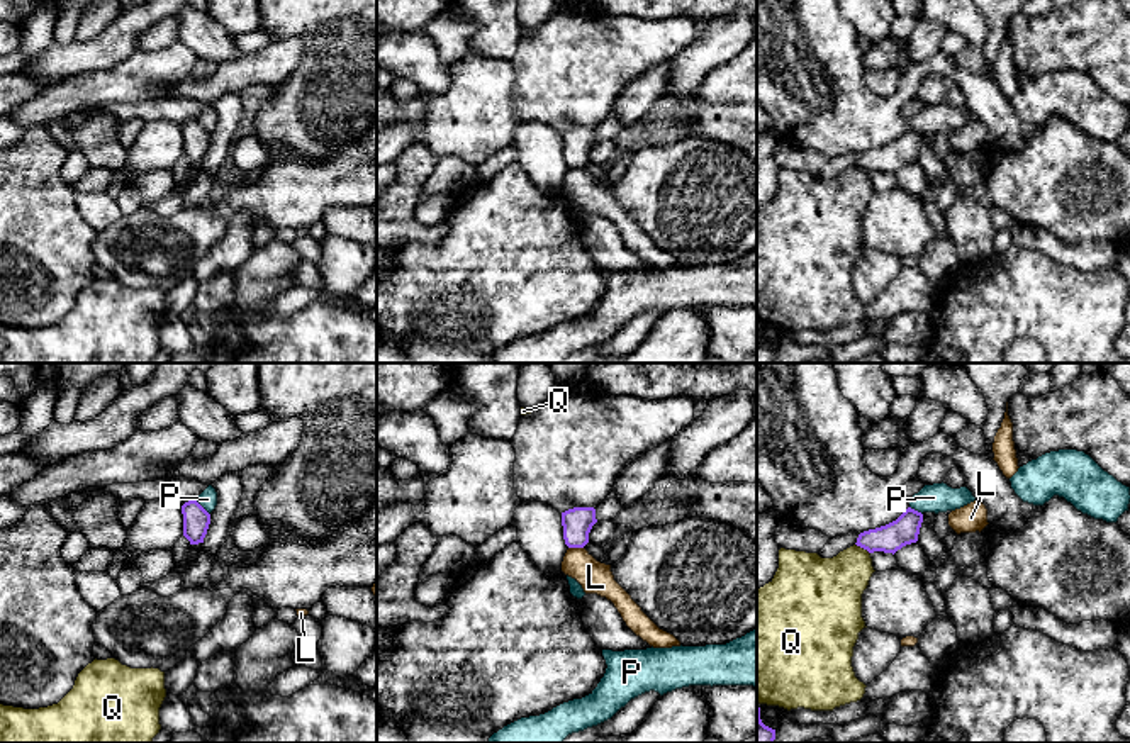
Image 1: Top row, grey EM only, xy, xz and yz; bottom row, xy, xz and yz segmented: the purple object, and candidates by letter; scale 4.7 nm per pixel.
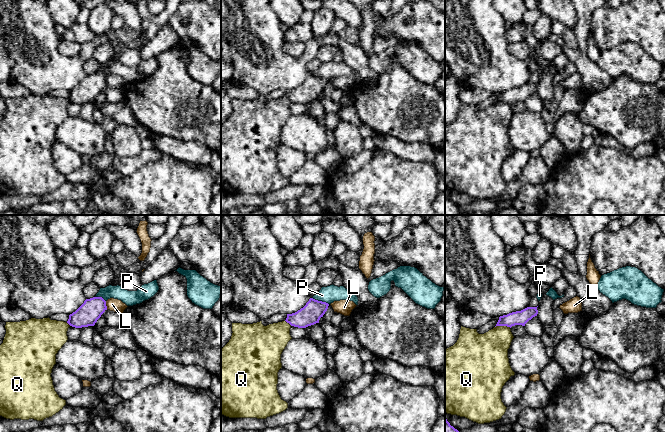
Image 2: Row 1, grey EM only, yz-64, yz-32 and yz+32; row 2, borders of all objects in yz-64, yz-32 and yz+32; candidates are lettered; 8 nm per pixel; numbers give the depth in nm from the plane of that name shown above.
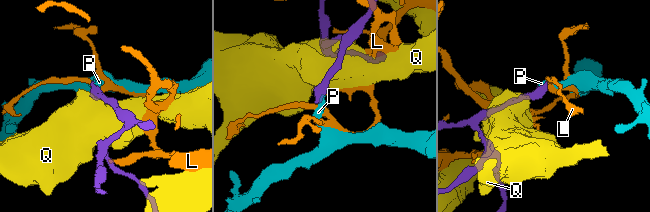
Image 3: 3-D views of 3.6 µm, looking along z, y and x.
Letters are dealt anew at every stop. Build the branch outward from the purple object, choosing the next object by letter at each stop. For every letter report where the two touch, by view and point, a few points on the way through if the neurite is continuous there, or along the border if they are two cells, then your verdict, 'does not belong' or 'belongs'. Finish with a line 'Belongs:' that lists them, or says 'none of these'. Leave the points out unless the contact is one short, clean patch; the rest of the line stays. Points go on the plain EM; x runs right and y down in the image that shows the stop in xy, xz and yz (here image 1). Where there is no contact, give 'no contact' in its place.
L: contact xz (576, 167); does not belong
P: contact xy (202, 128); border xy (195, 121), (209, 134); does not belong
Q: contact yz (862, 167); does not belong
Belongs: none of these

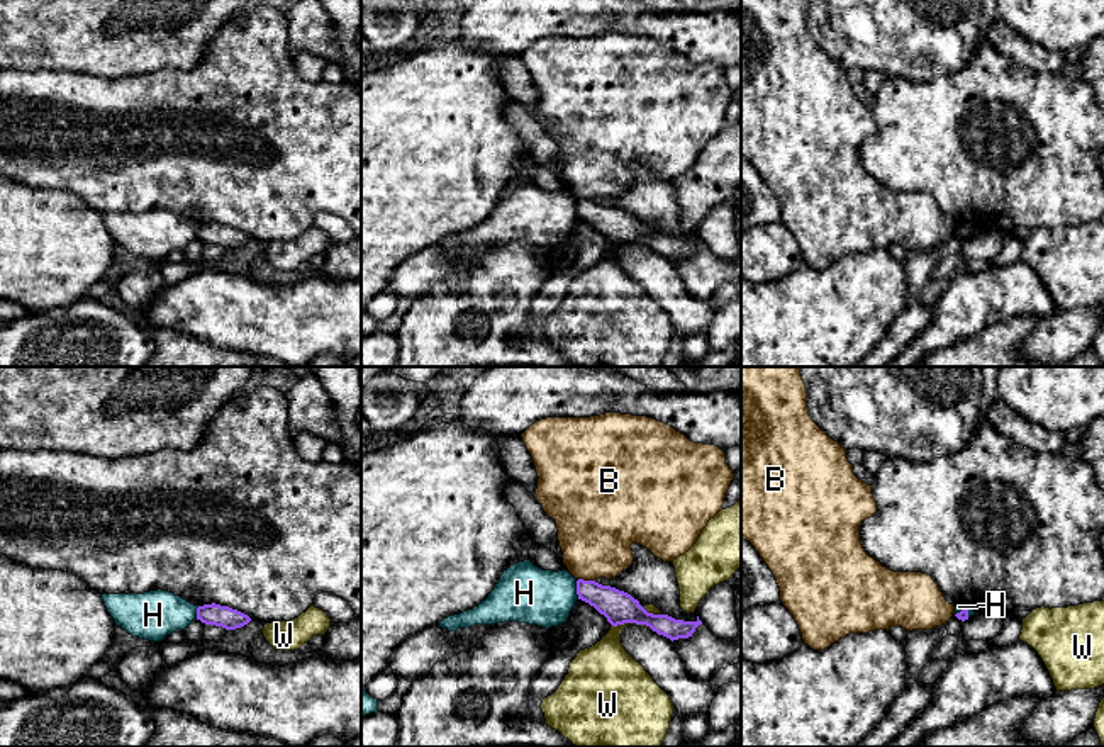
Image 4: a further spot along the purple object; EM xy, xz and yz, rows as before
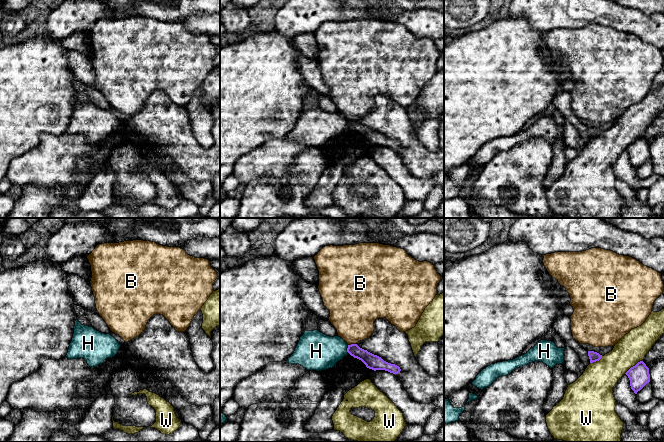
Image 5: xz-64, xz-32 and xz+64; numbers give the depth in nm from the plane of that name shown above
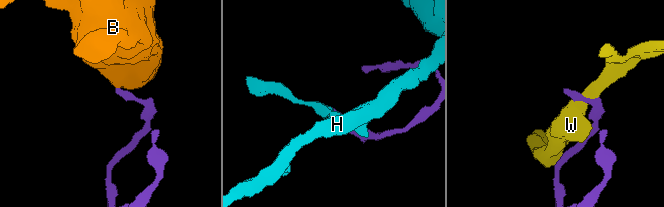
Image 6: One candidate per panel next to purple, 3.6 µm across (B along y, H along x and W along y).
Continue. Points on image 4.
B: contact xz (587, 201); border xz (579, 197), (594, 201); does not belong
H: contact xz (577, 209); border xz (575, 201), (579, 218); does not belong
W: contact xz (631, 241); border xz (611, 243), (636, 243), (652, 248); does not belong
Belongs: none of these

